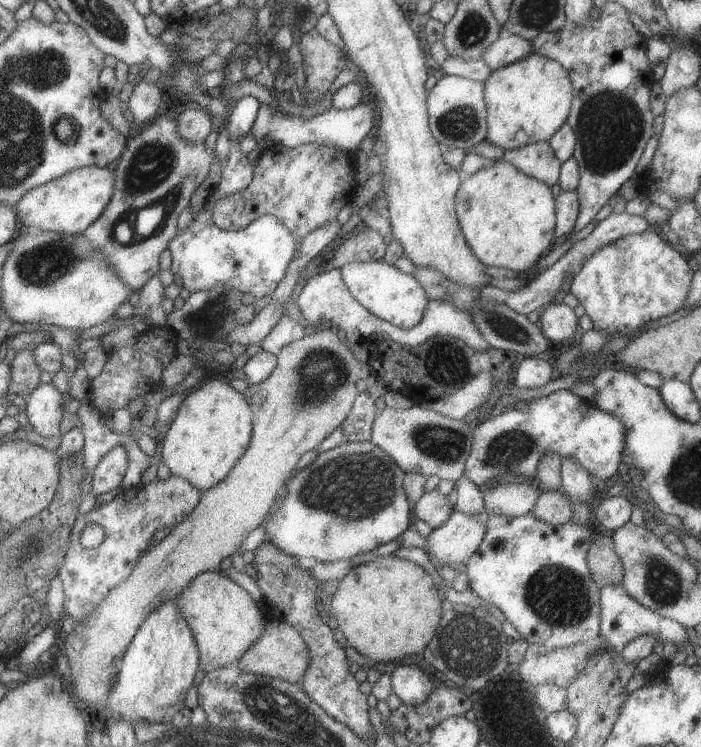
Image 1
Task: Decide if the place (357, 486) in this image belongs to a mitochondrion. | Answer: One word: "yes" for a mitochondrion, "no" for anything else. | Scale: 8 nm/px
yes

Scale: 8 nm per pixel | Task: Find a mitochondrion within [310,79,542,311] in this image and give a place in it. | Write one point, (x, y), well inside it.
(461, 123)

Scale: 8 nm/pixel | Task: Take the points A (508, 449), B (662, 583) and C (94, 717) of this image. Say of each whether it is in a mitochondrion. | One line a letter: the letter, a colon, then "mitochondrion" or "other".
A: mitochondrion
B: mitochondrion
C: other

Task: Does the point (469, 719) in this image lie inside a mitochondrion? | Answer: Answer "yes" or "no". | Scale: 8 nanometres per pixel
no

